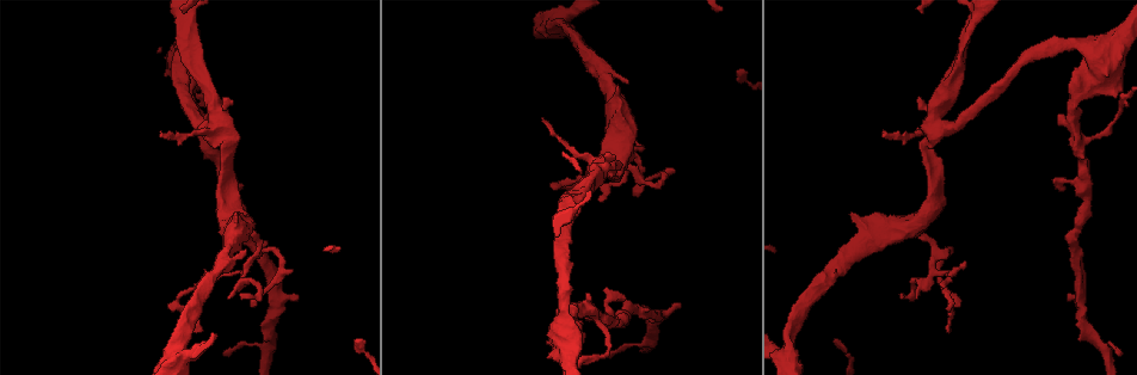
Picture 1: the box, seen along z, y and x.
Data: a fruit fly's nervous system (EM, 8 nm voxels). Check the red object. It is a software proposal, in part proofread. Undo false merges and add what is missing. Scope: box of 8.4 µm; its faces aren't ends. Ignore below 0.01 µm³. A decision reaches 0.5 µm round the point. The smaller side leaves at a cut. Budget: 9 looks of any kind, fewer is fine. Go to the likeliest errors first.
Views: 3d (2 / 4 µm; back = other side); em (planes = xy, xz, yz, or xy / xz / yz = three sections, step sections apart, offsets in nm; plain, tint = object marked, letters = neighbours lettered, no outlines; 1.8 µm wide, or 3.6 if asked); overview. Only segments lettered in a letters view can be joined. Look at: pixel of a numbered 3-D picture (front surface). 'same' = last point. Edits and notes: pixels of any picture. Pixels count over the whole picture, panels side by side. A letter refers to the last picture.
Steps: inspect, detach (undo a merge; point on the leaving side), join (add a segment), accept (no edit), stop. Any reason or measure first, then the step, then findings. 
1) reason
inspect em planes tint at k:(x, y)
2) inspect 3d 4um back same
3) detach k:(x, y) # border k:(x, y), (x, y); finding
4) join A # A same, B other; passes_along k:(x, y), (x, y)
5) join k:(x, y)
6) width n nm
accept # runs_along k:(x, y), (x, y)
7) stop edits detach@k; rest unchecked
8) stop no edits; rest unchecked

sharp bend
inspect 3d 4um at 1:(240, 277)

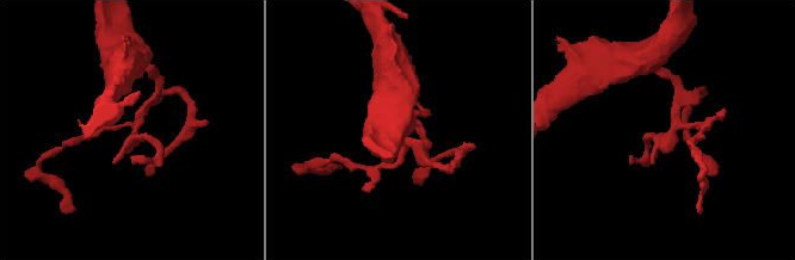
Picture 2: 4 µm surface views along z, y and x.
inspect em yz step 4 tint at 2:(137, 133)

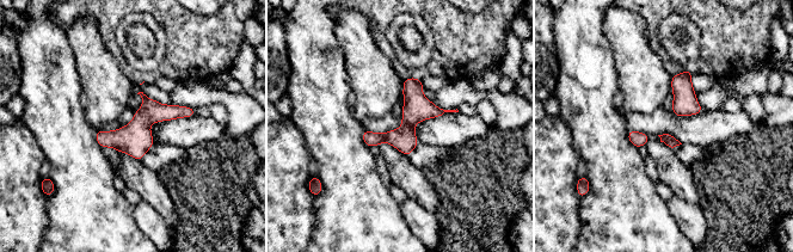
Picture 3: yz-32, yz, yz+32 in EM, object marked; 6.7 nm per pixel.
another direction
inspect em planes letters same

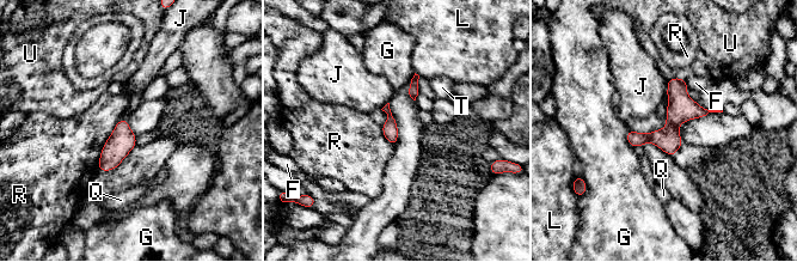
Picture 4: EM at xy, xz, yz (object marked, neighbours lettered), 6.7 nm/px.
accept # F other, G other, J other, L other, Q other, R other, T other, U other; border 4:(118, 120), (102, 148), (97, 170); continuous, no second neuron

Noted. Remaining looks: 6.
an open end
inspect em planes letters at 1:(628, 81)

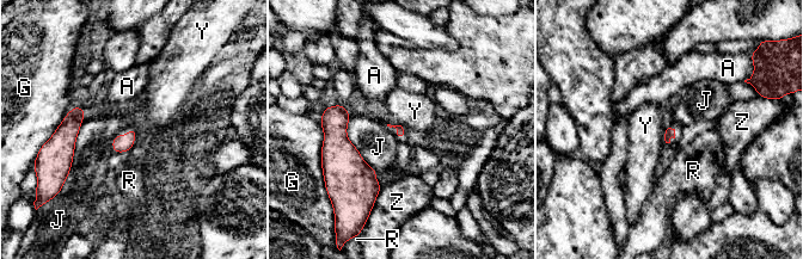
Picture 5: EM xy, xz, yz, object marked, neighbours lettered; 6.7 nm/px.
accept # A other, G other, J other, R other, Y other, Z other; border 5:(666, 130), (664, 142); none of them fits

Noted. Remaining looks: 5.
two arms in line, one across
inspect 3d 4um at 1:(180, 355)

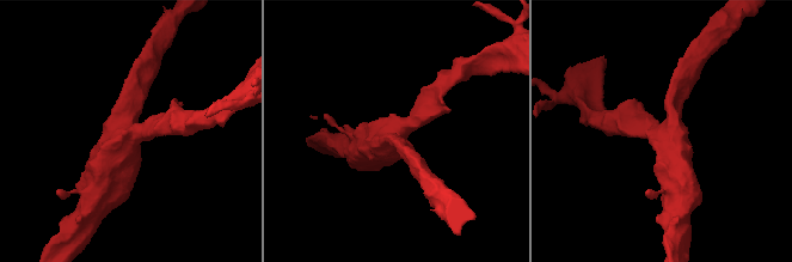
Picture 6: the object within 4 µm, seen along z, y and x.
shape alone is not enough
inspect em planes letters at 6:(128, 133)

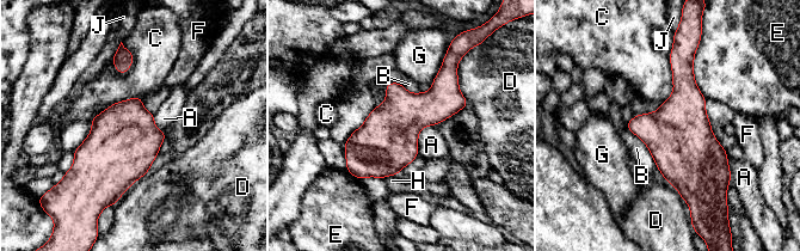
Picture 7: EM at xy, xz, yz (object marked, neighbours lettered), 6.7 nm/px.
accept # A other, B other, C other, D other, E other, F other, G other, H other, J other; one neuron here

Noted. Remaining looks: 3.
branch point
inspect 3d 2um at 1:(1084, 178)

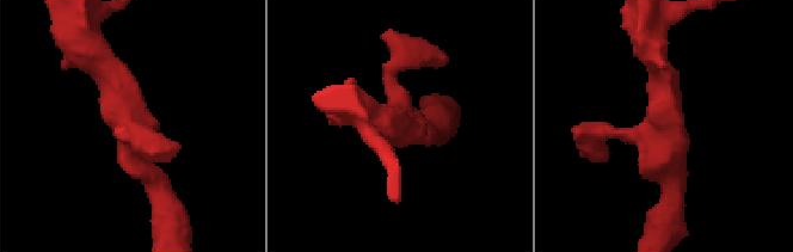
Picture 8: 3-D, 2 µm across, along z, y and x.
inspect em planes letters at 8:(663, 135)

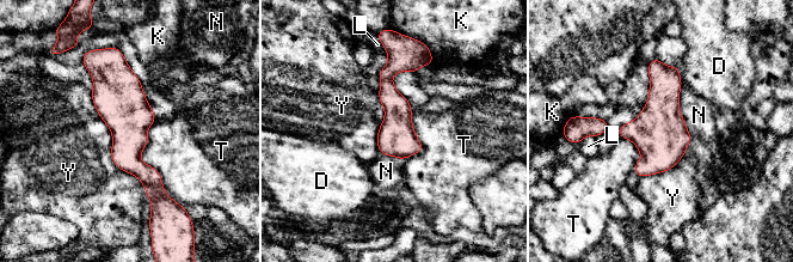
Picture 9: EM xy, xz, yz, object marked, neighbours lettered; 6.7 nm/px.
width 260 nm
accept # D other, K other, L other, N other, T other, Y other; border 9:(90, 90), (111, 160), (147, 194); all the same neuron

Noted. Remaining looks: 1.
stop no edits; rest unchecked

